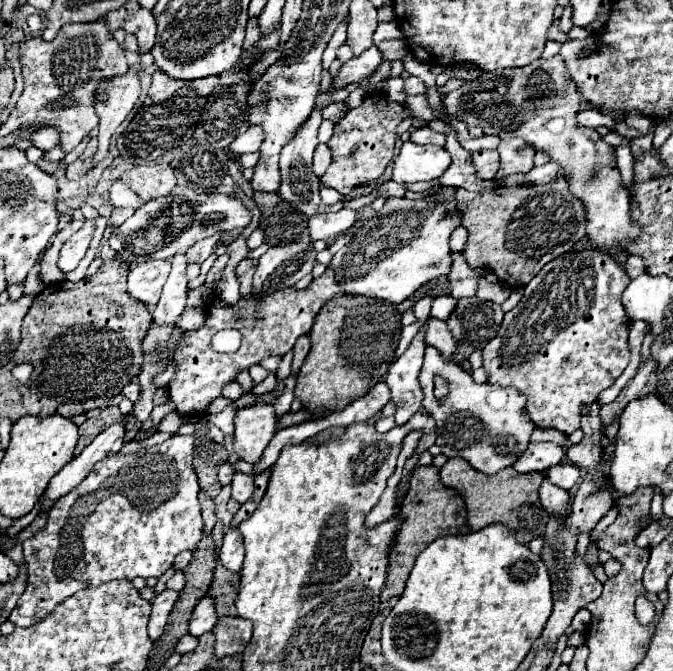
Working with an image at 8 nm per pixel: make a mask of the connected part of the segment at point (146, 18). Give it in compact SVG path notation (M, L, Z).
M140 8L134 12L122 26L126 32L134 32L138 38L138 54L146 54L154 46L154 36L150 38L150 32L156 32L156 18L152 16L150 10Z

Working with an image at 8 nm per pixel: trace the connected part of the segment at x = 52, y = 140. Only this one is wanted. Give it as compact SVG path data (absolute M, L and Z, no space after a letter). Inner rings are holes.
M40 128L30 136L32 144L42 148L42 150L52 150L60 142L60 132L56 128Z

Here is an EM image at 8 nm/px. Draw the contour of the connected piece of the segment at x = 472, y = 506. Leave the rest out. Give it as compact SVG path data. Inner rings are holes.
M450 458L440 470L440 480L442 480L442 484L446 484L462 494L462 498L466 502L466 512L468 512L466 526L470 530L480 530L492 522L500 522L504 526L510 526L512 528L510 532L514 532L516 540L522 544L528 544L530 540L544 536L550 514L542 508L540 496L538 496L538 490L544 482L542 472L520 474L514 468L506 468L494 476L488 476L488 474L474 470L462 458Z

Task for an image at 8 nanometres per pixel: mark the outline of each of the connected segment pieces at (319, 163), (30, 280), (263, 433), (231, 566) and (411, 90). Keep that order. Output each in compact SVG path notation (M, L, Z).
M318 144L316 154L314 154L314 172L316 172L316 176L322 176L326 172L326 168L330 166L330 162L332 162L330 148L326 144Z
M34 266L34 268L30 270L26 282L24 282L24 294L30 296L30 298L34 298L34 296L36 296L38 292L42 292L44 288L46 288L46 282L40 278L40 274L38 274L38 266Z
M246 406L238 410L234 430L234 450L240 460L256 464L276 432L274 408Z
M230 528L224 534L224 544L220 548L220 562L224 568L232 572L240 572L242 562L244 562L244 544L242 544L242 534L236 528Z
M410 76L410 78L406 80L406 84L404 84L404 92L406 92L408 96L418 96L418 94L424 94L424 92L426 92L426 86L424 86L424 82L422 82L420 78Z

